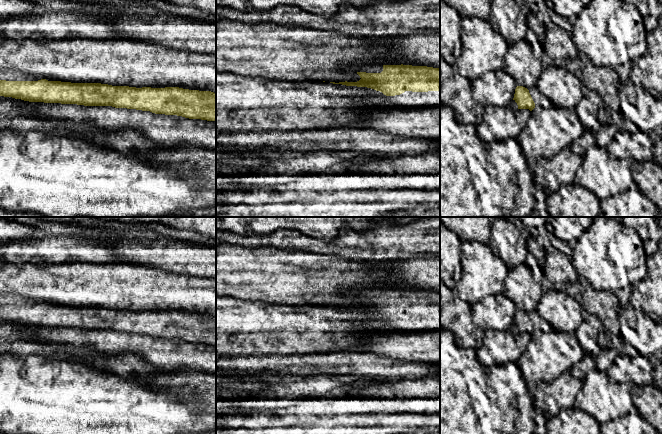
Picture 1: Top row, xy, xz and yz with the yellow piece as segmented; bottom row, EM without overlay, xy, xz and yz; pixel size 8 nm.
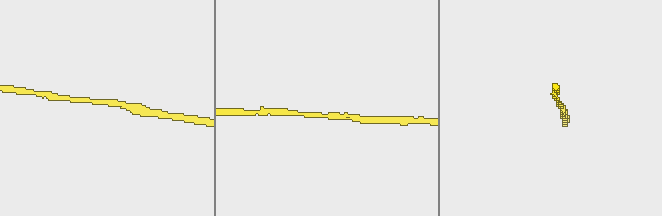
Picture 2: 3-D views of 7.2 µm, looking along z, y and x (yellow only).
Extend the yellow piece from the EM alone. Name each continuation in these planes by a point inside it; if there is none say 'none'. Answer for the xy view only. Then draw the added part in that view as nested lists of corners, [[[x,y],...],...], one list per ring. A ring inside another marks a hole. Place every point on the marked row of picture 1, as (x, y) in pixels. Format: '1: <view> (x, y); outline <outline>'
none

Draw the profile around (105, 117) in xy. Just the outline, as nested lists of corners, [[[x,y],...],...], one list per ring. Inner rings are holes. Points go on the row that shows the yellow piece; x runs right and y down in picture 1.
[[[36,102],[36,104],[37,110],[44,116],[75,123],[88,121],[101,129],[131,127],[131,124],[126,122],[123,108],[44,102]]]

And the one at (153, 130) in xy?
[[[153,115],[148,123],[145,124],[143,134],[158,144],[165,144],[162,138],[163,129],[161,123],[158,121],[158,115]]]

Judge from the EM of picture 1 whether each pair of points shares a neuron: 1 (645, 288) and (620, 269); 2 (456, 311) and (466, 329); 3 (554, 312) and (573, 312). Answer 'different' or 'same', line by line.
1: different
2: same
3: same

